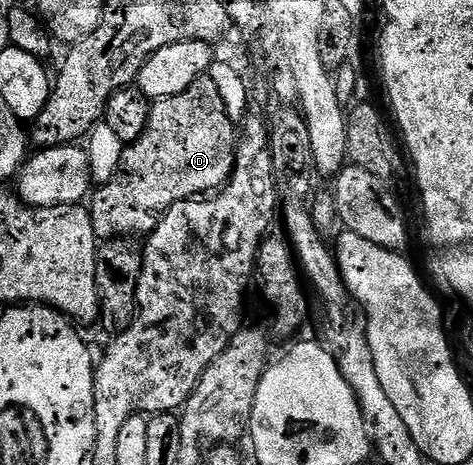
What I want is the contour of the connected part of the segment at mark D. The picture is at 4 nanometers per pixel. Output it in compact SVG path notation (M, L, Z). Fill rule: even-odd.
M209 75L198 77L188 89L181 91L181 95L162 97L152 104L149 123L141 139L124 148L113 179L98 186L90 198L89 212L96 238L105 242L131 239L134 233L151 234L159 226L163 214L178 201L199 199L224 188L235 171L236 156L237 125L229 119L221 91L217 91L217 83L213 83Z

